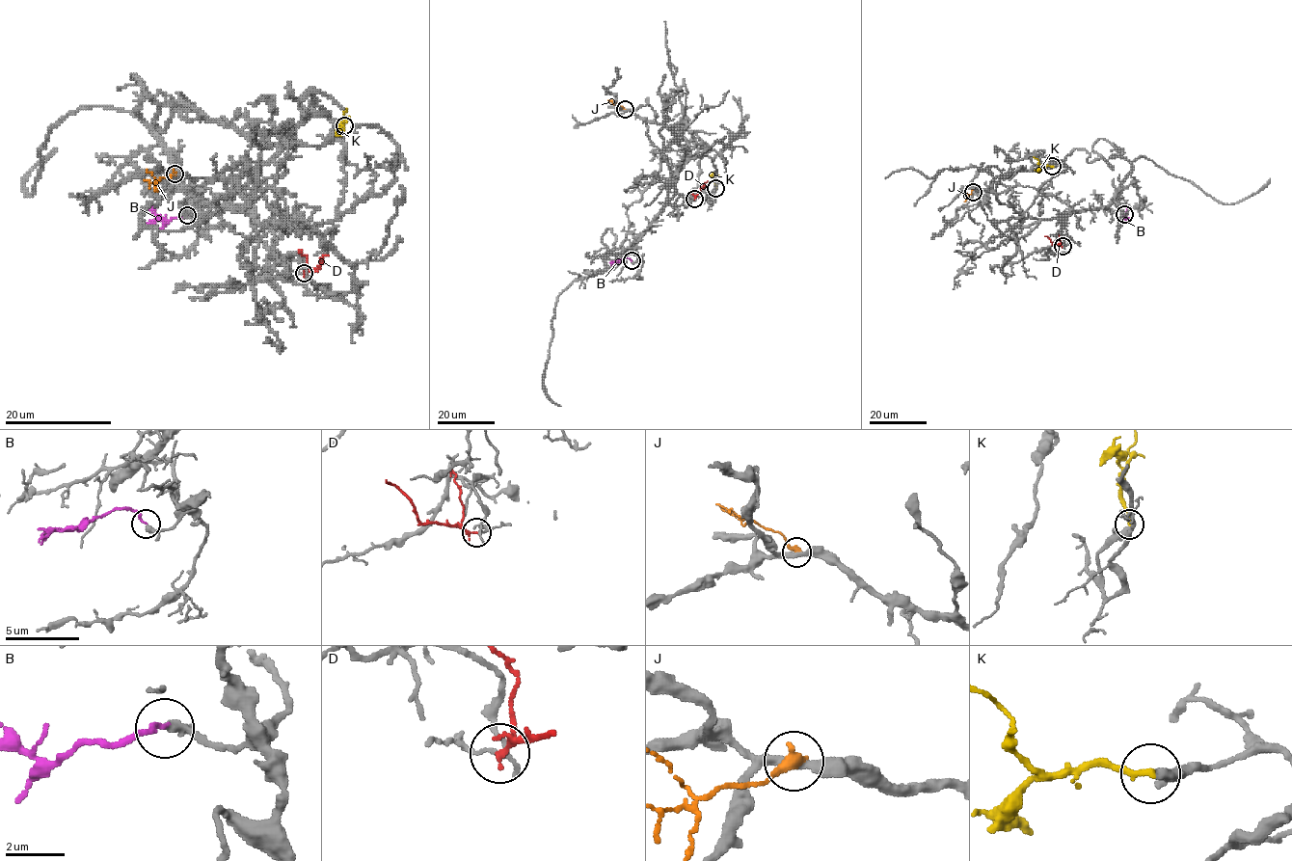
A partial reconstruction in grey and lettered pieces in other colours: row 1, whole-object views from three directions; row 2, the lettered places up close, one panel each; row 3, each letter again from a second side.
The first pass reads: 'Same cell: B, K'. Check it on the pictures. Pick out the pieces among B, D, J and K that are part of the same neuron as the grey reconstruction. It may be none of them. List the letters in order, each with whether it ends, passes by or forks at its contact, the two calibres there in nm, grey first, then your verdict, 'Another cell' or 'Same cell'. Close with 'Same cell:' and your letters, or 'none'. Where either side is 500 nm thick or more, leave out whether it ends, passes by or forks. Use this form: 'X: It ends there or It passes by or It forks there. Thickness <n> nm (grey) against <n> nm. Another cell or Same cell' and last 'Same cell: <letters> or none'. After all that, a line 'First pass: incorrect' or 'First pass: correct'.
B: It ends there. Thickness 200 nm (grey) against 170 nm. Same cell
D: It ends there. Thickness 130 nm (grey) against 200 nm. Another cell
J: It ends there. Thickness 320 nm (grey) against 400 nm. Another cell
K: It ends there. Thickness 280 nm (grey) against 240 nm. Same cell
Same cell: B, K
First pass: correct

